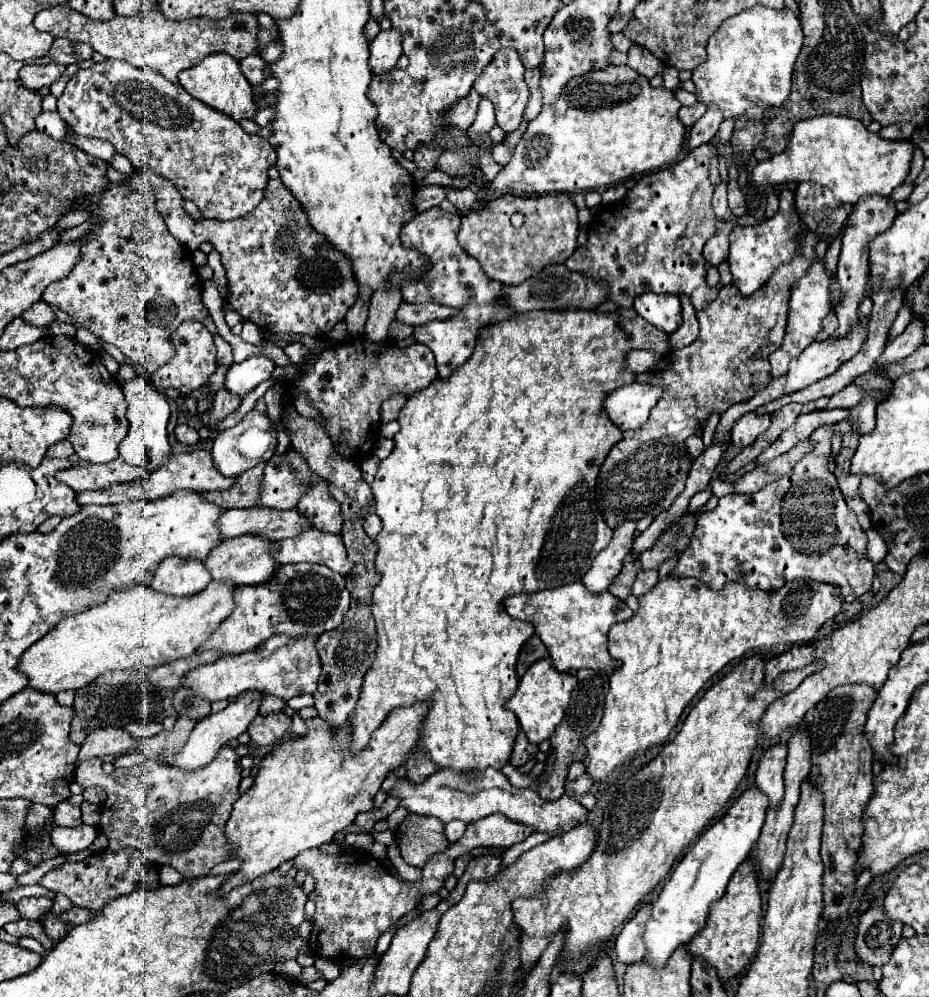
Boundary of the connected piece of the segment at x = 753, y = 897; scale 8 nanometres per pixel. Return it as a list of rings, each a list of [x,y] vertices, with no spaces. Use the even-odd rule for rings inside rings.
[[[746,858],[740,864],[738,872],[734,872],[734,876],[730,878],[730,884],[722,900],[710,906],[706,926],[698,932],[698,936],[694,936],[694,940],[690,940],[686,948],[692,956],[702,956],[708,964],[712,964],[722,980],[728,980],[740,974],[754,960],[760,940],[760,916],[762,916],[762,898],[758,888],[758,874],[754,862]]]

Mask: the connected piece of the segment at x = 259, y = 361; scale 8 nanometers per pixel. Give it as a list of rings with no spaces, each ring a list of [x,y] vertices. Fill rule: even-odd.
[[[264,356],[248,358],[240,364],[232,364],[226,372],[224,388],[238,398],[244,398],[248,392],[252,392],[260,382],[268,380],[274,370],[274,362]]]

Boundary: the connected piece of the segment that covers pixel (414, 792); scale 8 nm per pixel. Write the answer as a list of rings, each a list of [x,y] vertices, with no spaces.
[[[440,768],[432,776],[424,780],[424,784],[410,784],[408,780],[400,778],[398,784],[392,790],[402,798],[402,806],[414,814],[424,816],[436,816],[442,822],[450,820],[462,820],[462,822],[474,822],[478,818],[486,818],[490,814],[504,814],[510,820],[518,820],[522,824],[534,826],[538,832],[548,832],[550,836],[558,836],[562,832],[568,832],[576,824],[580,824],[580,818],[586,816],[586,808],[580,806],[576,800],[572,800],[568,794],[554,802],[544,802],[532,788],[514,788],[510,780],[494,768],[486,768],[482,772],[466,772],[466,770],[450,770]]]

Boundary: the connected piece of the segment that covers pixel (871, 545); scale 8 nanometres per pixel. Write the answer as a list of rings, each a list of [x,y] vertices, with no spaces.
[[[874,528],[866,530],[866,536],[868,536],[868,558],[870,558],[874,564],[880,564],[880,562],[884,560],[886,552],[888,552],[886,542],[882,540],[882,536],[880,536]]]

